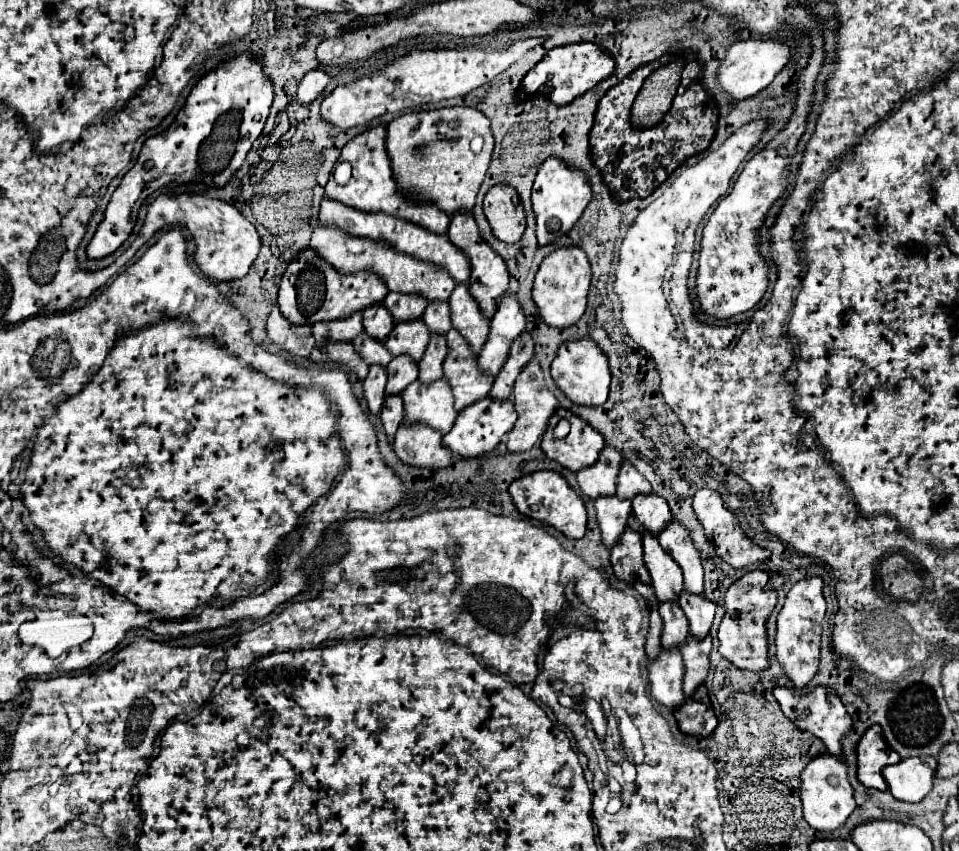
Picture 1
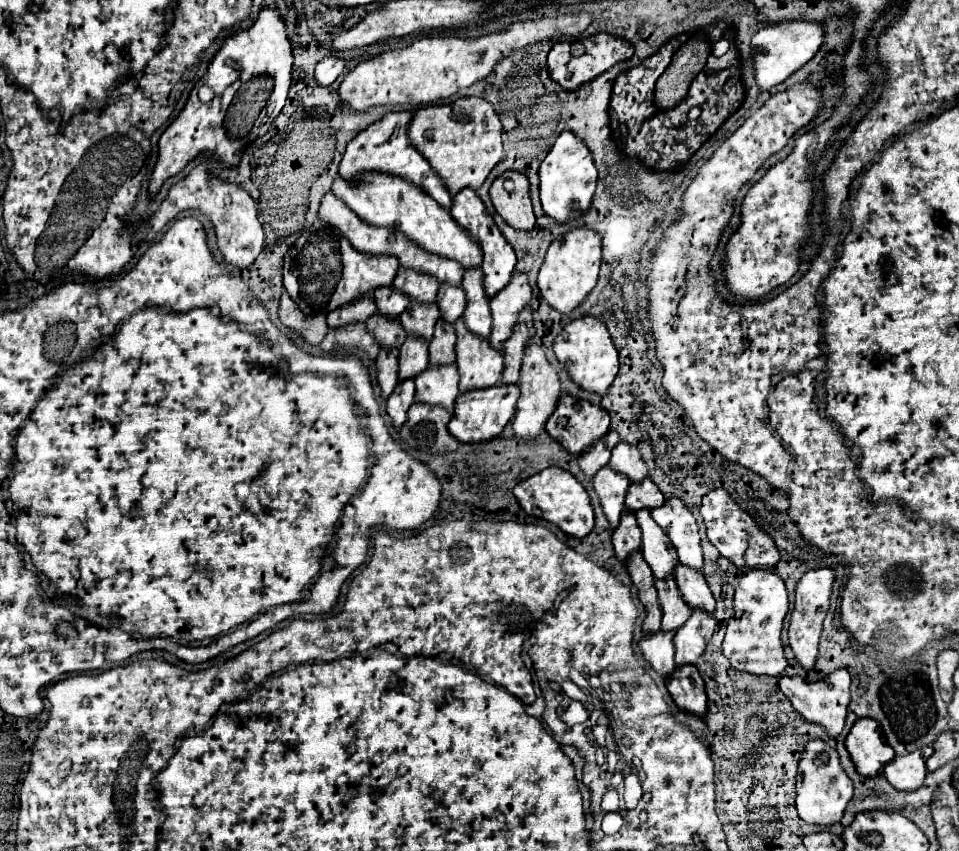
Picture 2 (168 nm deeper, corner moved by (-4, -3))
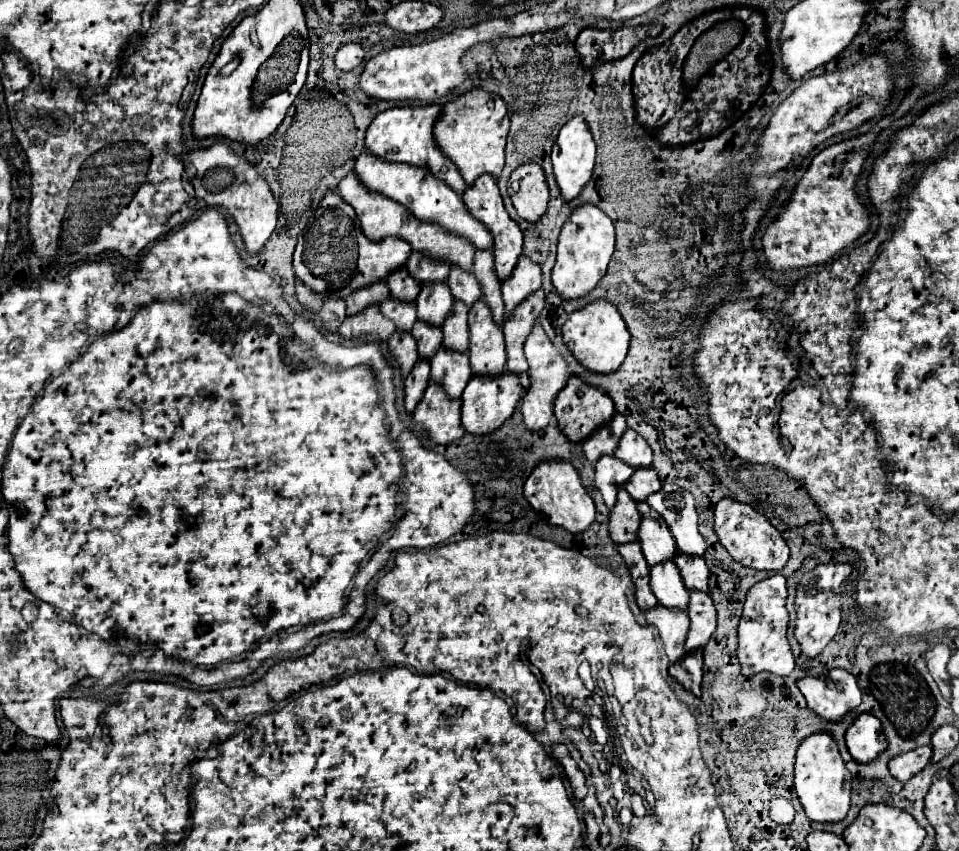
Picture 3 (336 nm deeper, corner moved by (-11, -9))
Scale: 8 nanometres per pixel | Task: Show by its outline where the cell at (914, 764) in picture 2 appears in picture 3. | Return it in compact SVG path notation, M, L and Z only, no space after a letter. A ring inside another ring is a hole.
M917 747L915 751L895 755L889 761L891 775L899 781L909 781L913 775L917 775L931 761L931 755L933 755L931 747Z

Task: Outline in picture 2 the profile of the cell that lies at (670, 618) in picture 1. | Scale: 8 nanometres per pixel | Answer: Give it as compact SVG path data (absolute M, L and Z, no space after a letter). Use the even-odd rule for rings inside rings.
M672 577L656 579L656 589L658 589L658 599L664 611L662 631L680 629L684 621L688 621L688 617L692 615L692 609L680 597L680 591L676 589L676 581Z

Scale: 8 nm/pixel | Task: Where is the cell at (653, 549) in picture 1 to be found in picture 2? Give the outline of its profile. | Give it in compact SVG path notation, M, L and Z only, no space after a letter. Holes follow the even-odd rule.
M642 509L636 513L638 525L642 529L642 555L644 561L650 565L656 579L664 579L676 571L676 565L680 563L676 557L676 549L664 535L664 531L656 525L648 509Z

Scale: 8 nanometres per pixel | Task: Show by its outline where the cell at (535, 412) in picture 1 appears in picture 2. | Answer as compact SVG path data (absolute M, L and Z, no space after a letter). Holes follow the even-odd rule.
M536 343L526 345L518 387L520 387L520 399L518 399L518 405L516 405L516 415L514 415L512 427L514 427L514 433L516 433L518 439L530 441L530 439L536 439L544 431L548 417L554 413L554 409L560 401L558 373L550 367L550 363L544 357L544 351Z

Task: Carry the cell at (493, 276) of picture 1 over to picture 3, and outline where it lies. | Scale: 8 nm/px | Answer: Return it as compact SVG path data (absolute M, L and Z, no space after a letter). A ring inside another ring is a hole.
M481 175L473 185L467 187L467 191L463 193L463 201L467 203L467 209L471 211L471 215L481 219L481 223L485 223L487 229L491 231L491 235L495 239L495 271L497 271L501 281L507 279L507 275L511 275L511 271L517 265L517 259L523 251L523 233L521 233L519 225L505 211L503 197L501 197L499 187L497 187L497 177Z

